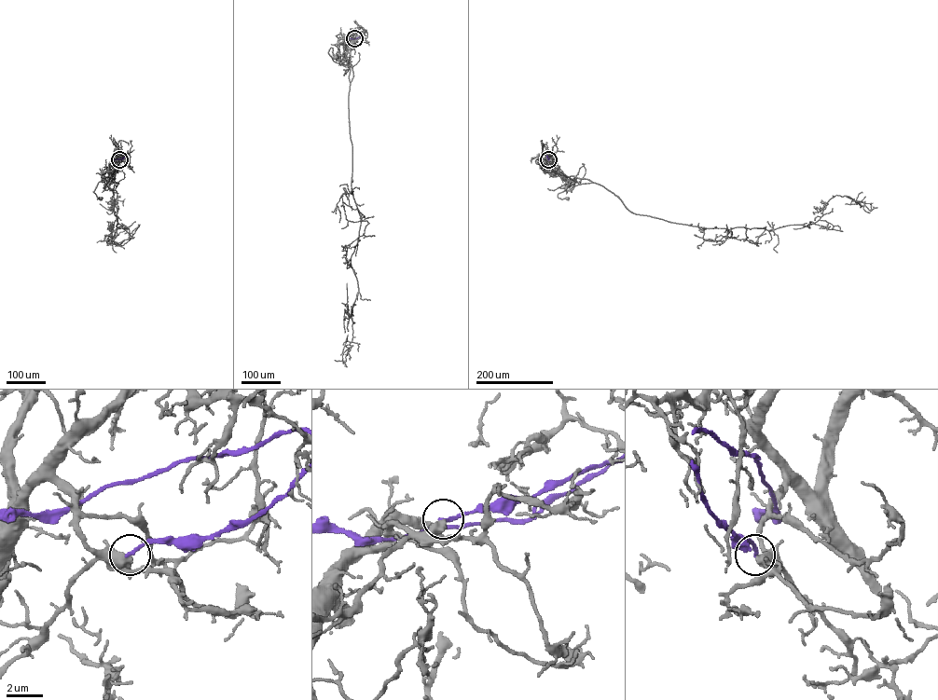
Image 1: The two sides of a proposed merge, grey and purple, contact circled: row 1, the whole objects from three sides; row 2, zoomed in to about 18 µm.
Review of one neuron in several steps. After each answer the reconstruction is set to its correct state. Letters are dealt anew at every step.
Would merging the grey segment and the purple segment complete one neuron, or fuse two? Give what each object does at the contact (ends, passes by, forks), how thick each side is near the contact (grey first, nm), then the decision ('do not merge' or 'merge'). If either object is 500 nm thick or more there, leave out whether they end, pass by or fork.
550/200 nm | do not merge

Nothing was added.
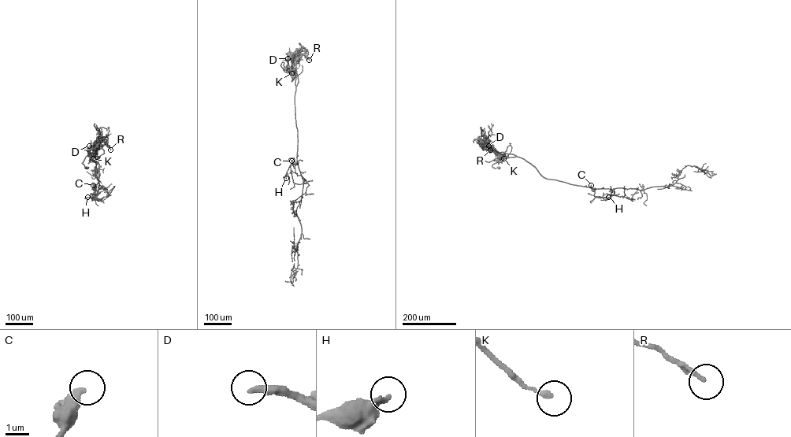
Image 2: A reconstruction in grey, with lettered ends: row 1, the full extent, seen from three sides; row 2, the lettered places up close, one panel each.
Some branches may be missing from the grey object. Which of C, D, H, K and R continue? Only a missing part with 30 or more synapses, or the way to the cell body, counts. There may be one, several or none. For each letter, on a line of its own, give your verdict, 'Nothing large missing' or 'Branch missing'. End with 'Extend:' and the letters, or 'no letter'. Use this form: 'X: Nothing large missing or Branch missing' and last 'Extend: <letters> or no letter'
C: Nothing large missing
D: Branch missing
H: Nothing large missing
K: Nothing large missing
R: Nothing large missing
Extend: D

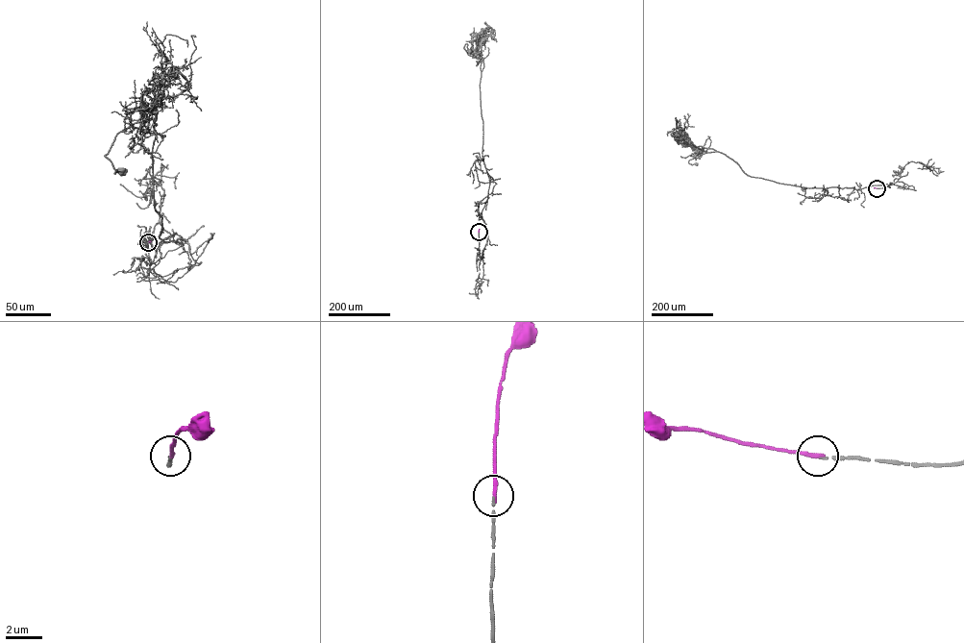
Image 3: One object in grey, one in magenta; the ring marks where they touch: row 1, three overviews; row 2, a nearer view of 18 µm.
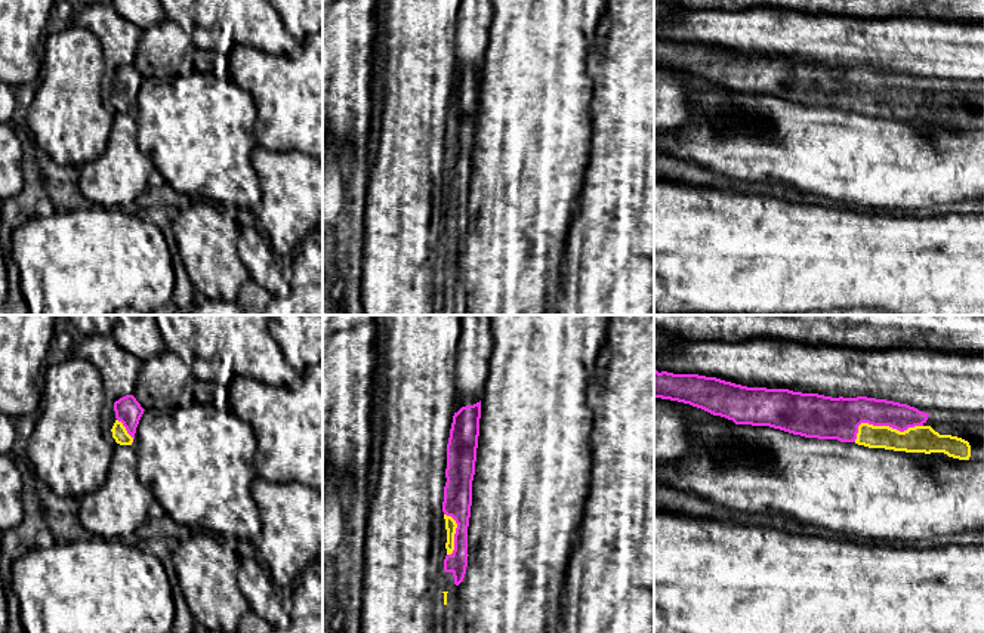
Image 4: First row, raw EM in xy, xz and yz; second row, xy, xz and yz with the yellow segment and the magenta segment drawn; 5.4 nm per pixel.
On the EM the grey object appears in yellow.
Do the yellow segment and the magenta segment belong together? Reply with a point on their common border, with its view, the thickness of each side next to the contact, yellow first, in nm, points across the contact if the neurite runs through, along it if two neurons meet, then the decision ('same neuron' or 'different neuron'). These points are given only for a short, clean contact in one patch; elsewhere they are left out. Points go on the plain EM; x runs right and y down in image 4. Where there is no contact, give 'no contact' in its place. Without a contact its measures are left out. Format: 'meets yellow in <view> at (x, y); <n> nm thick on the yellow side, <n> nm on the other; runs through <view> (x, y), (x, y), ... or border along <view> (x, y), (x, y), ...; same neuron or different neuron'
meets yellow in yz at (882, 95); 140 nm thick on the yellow side, 220 nm on the other; runs through yz (925, 108), (882, 95), (839, 86); same neuron

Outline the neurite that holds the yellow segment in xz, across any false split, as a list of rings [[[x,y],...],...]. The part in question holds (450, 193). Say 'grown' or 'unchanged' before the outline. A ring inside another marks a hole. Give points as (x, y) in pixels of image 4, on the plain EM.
grown | [[[481,70],[462,75],[453,84],[447,112],[447,138],[442,180],[447,198],[444,240],[451,241],[459,254],[468,235],[468,195],[472,175],[479,105]]]

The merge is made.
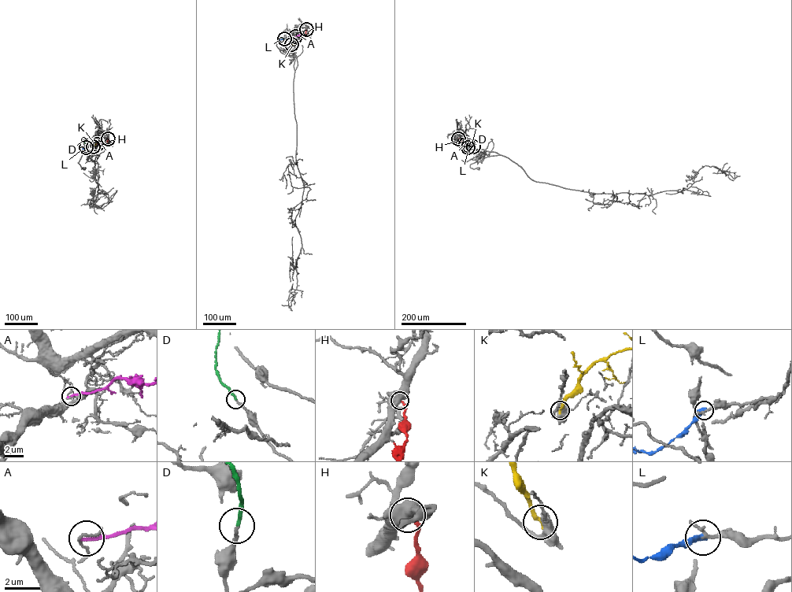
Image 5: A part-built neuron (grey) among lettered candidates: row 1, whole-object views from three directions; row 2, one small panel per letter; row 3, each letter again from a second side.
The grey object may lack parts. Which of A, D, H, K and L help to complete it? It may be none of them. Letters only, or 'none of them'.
D

